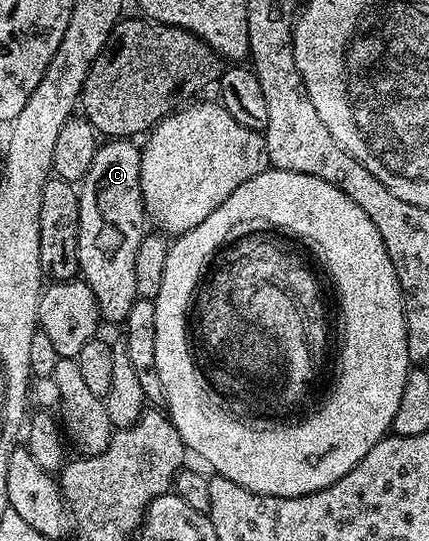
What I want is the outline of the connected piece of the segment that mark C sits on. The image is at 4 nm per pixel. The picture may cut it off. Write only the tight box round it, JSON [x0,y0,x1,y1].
[78,138,148,324]

